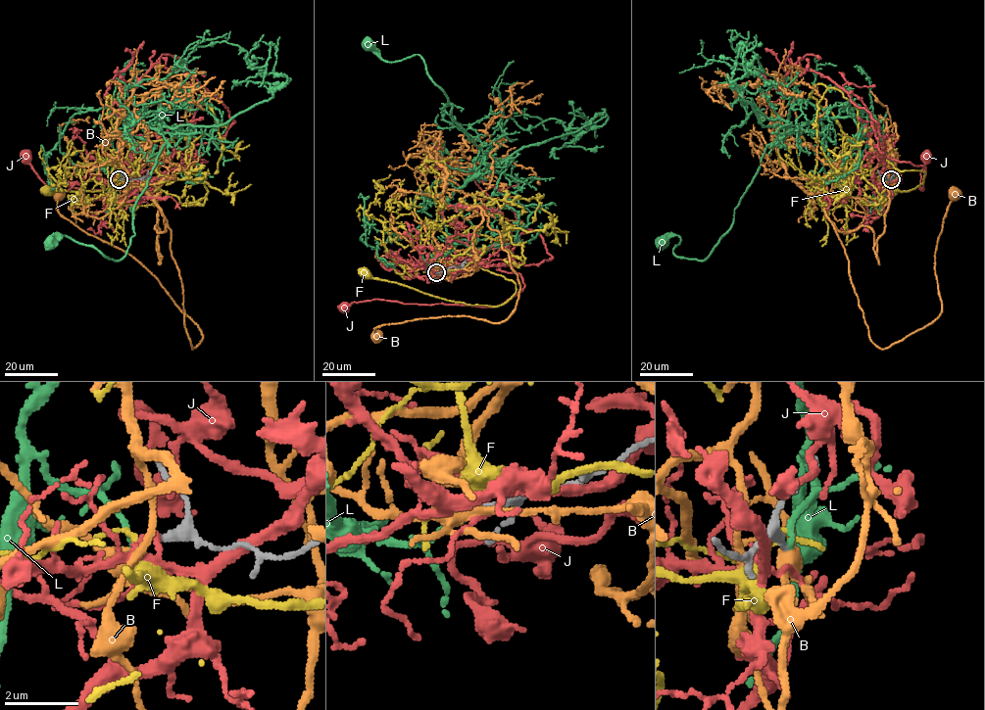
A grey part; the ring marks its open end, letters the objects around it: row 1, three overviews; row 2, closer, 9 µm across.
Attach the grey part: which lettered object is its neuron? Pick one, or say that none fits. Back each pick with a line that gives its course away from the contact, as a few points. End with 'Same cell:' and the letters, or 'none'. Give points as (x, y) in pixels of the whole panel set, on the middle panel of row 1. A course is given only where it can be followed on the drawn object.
L: Its course: (437, 273), (428, 267), (445, 260), (445, 203), (483, 152), (453, 119), (418, 55), (387, 62), (368, 43)
Same cell: L

